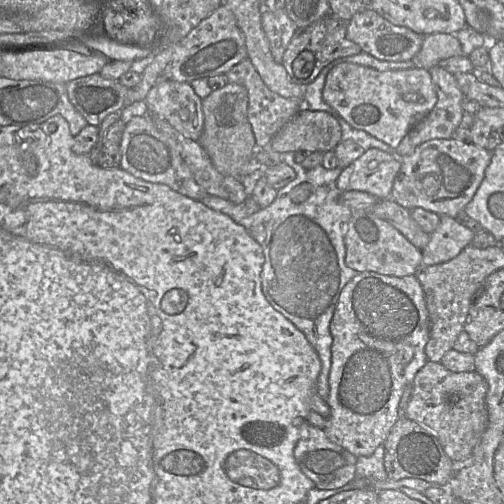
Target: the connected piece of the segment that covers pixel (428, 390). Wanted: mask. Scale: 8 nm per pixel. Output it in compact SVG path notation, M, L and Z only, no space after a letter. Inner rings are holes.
M427 360L413 380L412 396L406 409L406 418L430 431L439 440L446 455L455 465L466 464L466 462L470 461L473 450L488 425L487 391L488 383L478 372L452 372L440 362Z

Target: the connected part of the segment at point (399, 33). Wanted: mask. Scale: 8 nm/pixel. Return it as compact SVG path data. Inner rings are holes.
M367 6L347 22L347 37L375 58L383 61L413 60L419 52L424 36L403 26L397 26Z

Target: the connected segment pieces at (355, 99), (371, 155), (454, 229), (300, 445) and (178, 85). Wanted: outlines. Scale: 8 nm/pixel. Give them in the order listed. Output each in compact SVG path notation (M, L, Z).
M341 63L335 66L326 77L323 100L353 128L363 130L396 149L408 131L433 109L437 102L437 93L430 72L422 67L378 71L354 63Z
M369 148L342 169L336 185L342 192L355 190L370 193L378 199L390 198L400 167L401 159L394 153Z
M439 215L440 222L430 234L427 246L421 251L421 268L445 263L455 258L471 244L474 232L447 215Z
M307 422L300 426L300 437L294 448L294 457L301 471L314 483L314 487L320 490L341 488L356 477L357 457L331 442L322 429Z
M169 80L152 87L144 102L148 111L146 115L162 118L187 138L198 141L204 130L202 100L190 83Z

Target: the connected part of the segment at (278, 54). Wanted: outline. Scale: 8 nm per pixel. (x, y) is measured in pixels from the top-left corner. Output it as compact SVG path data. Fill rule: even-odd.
M261 5L261 22L274 60L282 63L283 55L298 29L285 10L270 11Z

